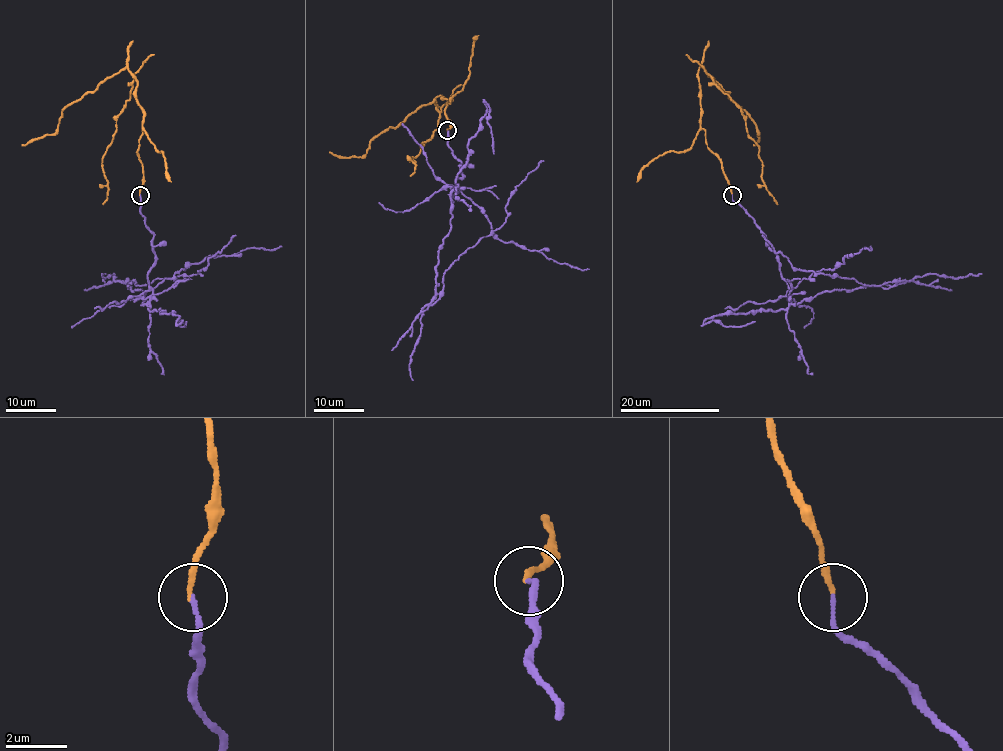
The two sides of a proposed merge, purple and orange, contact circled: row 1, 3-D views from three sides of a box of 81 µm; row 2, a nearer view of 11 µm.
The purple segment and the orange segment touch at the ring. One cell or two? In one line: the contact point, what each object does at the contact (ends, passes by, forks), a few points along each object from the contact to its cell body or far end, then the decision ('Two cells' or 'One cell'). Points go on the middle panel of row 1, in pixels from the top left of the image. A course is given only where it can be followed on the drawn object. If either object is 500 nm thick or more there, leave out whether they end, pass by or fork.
Place: (447, 130). At the ring purple ends. At the ring orange ends. Course of purple: (447, 131), (462, 176), (439, 251), (437, 299), (444, 273), (504, 223), (515, 188), (544, 161). Course of orange: (446, 131), (451, 126), (445, 108), (451, 100), (442, 97), (437, 128), (409, 161), (415, 162), (410, 176). Two cells

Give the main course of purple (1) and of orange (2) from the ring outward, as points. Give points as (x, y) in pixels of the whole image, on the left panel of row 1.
1: (140, 194), (155, 254), (147, 277), (152, 295), (144, 304), (130, 280), (146, 285), (200, 273), (236, 236)
2: (139, 194), (144, 110), (136, 98), (136, 72), (101, 162), (108, 184), (103, 204)

